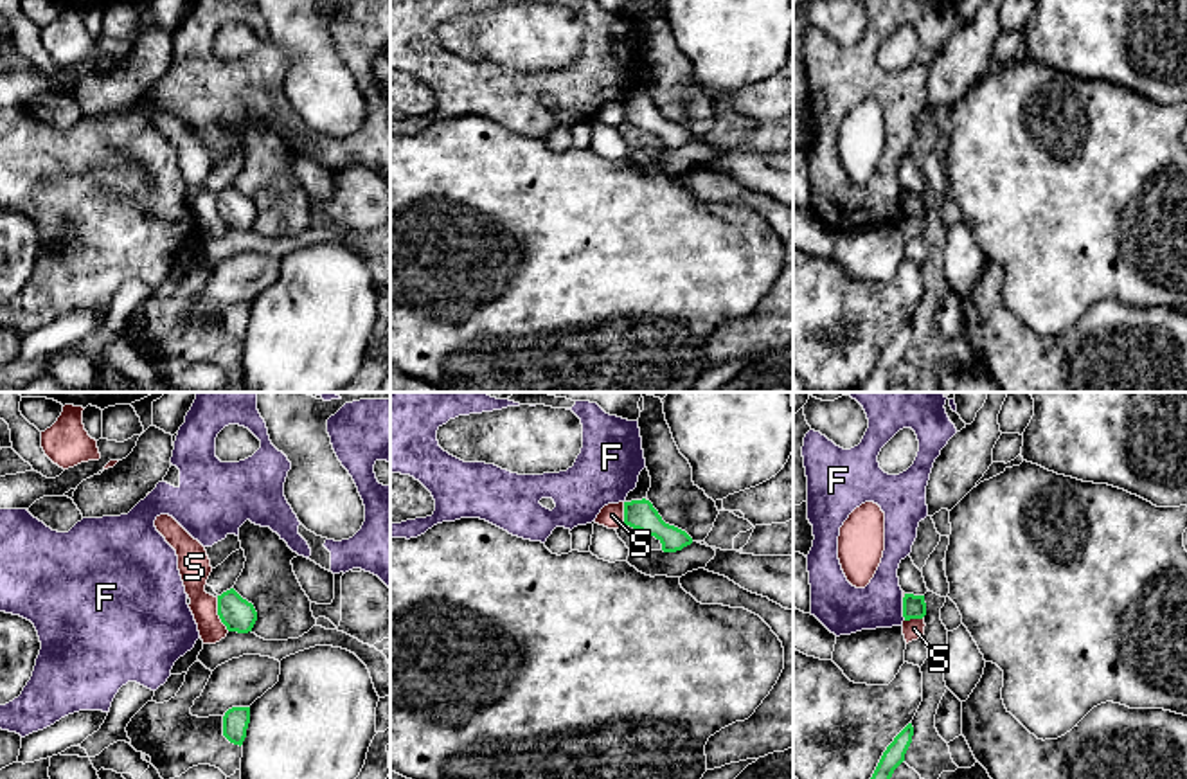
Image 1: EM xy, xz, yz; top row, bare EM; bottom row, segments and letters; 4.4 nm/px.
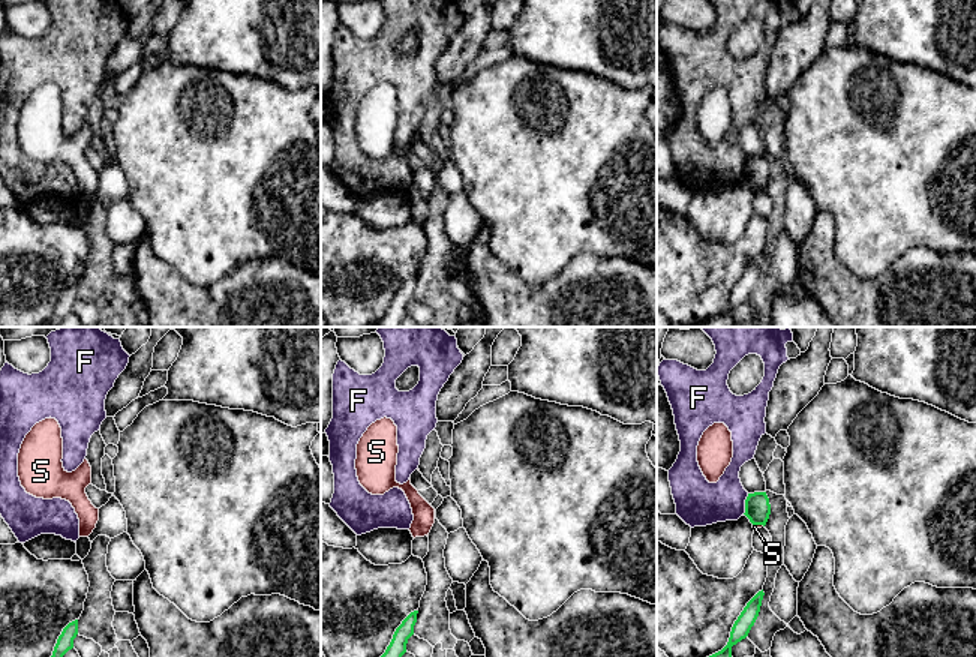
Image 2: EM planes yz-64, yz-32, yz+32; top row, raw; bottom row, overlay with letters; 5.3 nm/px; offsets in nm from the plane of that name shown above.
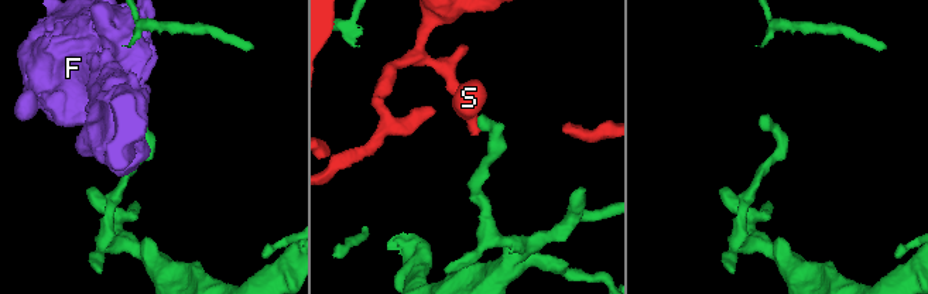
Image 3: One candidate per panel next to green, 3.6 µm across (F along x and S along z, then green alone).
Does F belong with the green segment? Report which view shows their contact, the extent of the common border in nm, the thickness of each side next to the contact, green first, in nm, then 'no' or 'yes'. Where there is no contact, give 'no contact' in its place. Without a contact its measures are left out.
yz | 110 nm | 110/200 nm | no

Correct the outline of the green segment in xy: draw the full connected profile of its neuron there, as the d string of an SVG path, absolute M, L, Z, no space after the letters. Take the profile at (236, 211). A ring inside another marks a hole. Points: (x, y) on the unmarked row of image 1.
M234 185L218 193L218 212L228 228L252 228L257 209L252 200L243 196Z

